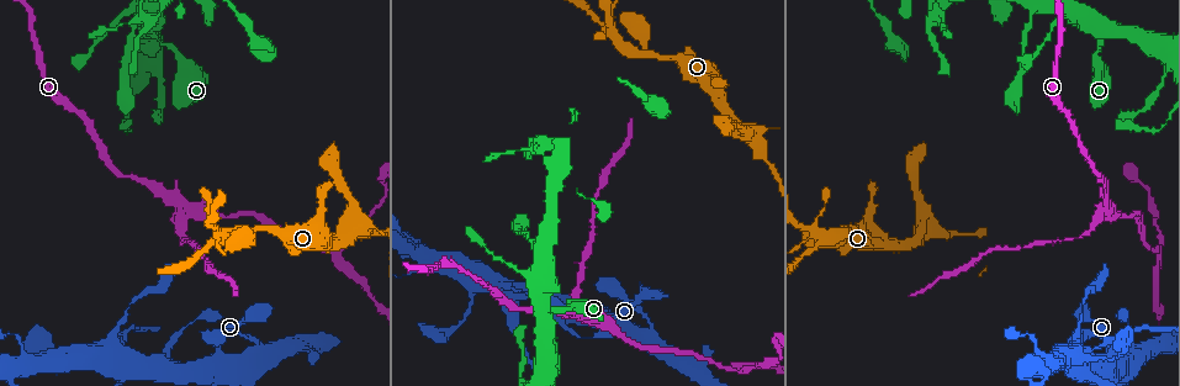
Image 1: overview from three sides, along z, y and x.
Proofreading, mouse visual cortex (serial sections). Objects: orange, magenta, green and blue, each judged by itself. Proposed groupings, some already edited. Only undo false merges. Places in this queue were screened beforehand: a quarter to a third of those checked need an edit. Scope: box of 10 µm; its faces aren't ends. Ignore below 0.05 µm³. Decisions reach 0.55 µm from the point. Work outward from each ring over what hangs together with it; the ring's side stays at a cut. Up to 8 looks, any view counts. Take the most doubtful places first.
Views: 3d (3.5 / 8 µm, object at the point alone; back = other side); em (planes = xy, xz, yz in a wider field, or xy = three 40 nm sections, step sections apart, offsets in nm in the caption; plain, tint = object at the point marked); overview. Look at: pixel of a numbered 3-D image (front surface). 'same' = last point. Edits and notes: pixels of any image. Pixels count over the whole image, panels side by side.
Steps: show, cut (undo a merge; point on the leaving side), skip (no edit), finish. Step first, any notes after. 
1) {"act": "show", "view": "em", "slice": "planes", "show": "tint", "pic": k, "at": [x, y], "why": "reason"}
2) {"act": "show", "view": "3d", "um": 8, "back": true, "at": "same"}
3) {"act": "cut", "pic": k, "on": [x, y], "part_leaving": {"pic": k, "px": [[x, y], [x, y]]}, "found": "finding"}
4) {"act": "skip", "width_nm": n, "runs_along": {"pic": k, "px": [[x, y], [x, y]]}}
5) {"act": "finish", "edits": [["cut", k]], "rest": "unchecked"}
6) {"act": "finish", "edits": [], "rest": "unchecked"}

{"act": "show", "view": "3d", "um": 3.5, "pic": 1, "at": [824, 236], "why": "four-way junction"}

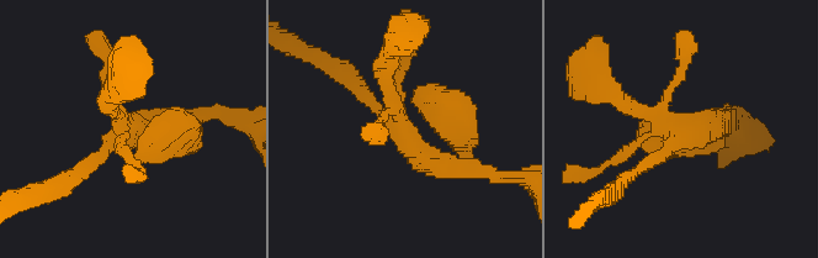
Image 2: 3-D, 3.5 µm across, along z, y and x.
{"act": "show", "view": "em", "slice": "xy", "step": 2, "show": "tint", "pic": 2, "at": [679, 132]}

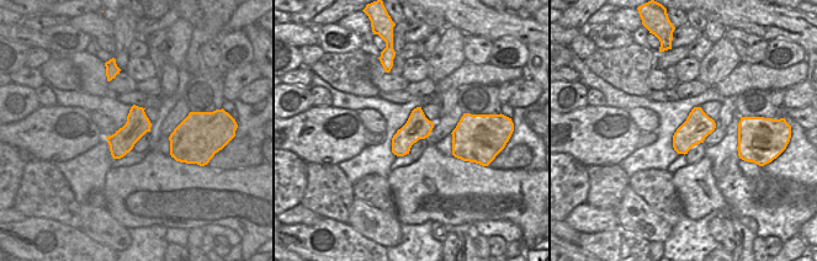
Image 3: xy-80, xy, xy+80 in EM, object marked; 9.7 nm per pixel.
{"act": "skip", "runs_along": {"pic": 2, "px": [[461, 172], [404, 140], [386, 61]]}, "found": "one cell here"}

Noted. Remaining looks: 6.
{"act": "show", "view": "3d", "um": 3.5, "pic": 1, "at": [578, 316], "why": "calibre changes"}

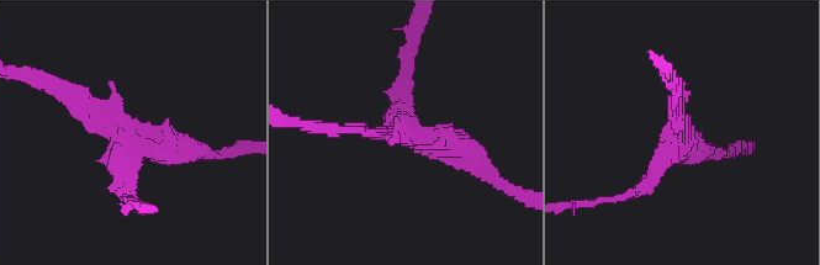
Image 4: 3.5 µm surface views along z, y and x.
{"act": "cut", "pic": 4, "on": [407, 73], "part_leaving": {"pic": 4, "px": [[398, 105], [410, 32]]}, "found": "two cells meet here"}

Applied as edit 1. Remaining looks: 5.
{"act": "show", "view": "3d", "um": 3.5, "pic": 1, "at": [546, 314], "why": "four-way junction"}

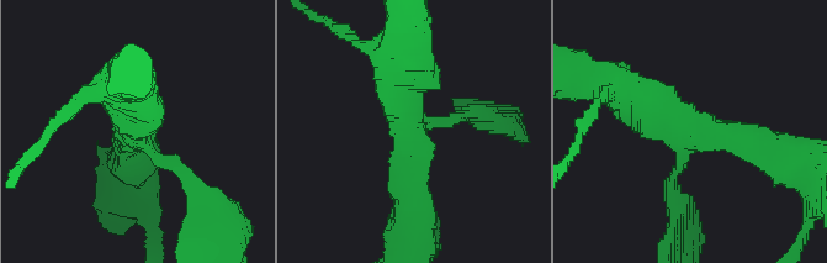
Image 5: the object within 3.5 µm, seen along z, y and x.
{"act": "show", "view": "em", "slice": "xy", "step": 5, "show": "tint", "pic": 5, "at": [139, 137], "arms": 4, "arm_widths_nm": [150, 200, 400, 400]}

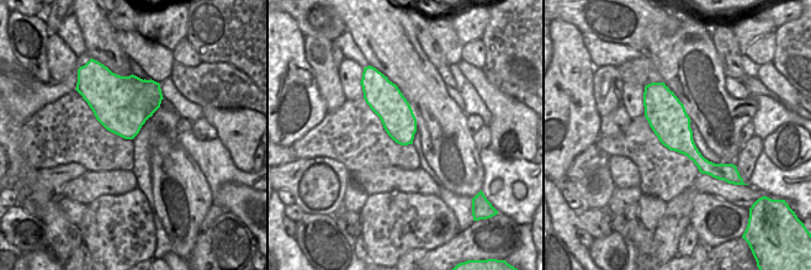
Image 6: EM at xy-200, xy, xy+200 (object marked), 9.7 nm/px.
{"act": "skip", "found": "continuous, no second cell"}

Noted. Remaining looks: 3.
{"act": "finish", "edits": [["cut", 4]], "rest": "unchecked"}

